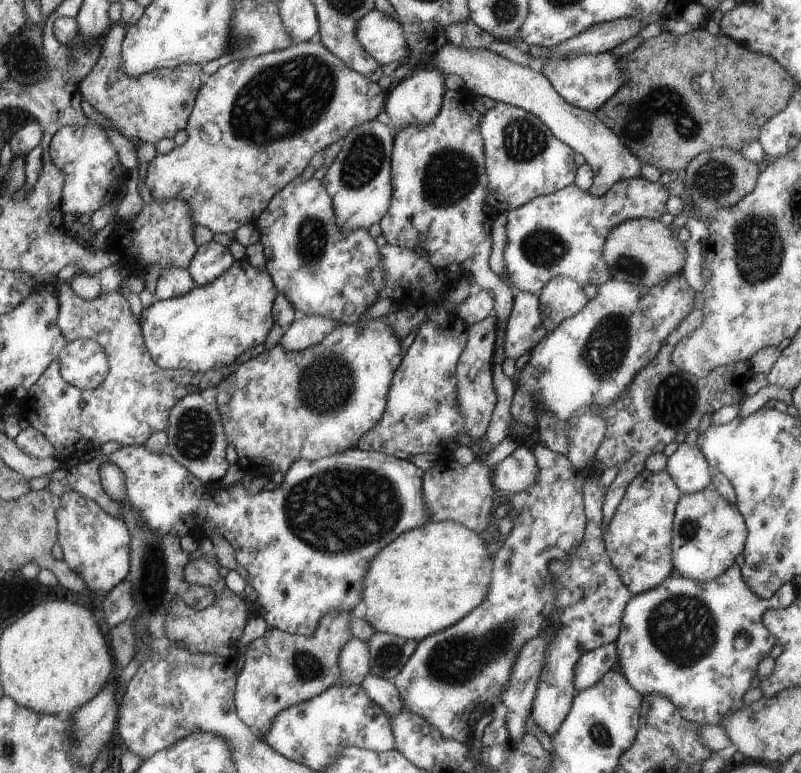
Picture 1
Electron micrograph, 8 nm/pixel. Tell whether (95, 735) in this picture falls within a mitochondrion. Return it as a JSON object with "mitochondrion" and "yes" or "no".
{"mitochondrion":"yes"}

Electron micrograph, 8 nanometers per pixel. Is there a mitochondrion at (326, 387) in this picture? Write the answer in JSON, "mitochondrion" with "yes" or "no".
{"mitochondrion":"yes"}

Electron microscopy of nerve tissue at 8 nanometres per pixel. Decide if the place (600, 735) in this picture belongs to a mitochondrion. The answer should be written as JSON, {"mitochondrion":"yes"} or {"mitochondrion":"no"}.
{"mitochondrion":"yes"}

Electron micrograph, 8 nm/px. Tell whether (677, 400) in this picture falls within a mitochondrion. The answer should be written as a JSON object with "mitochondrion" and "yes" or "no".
{"mitochondrion":"yes"}

